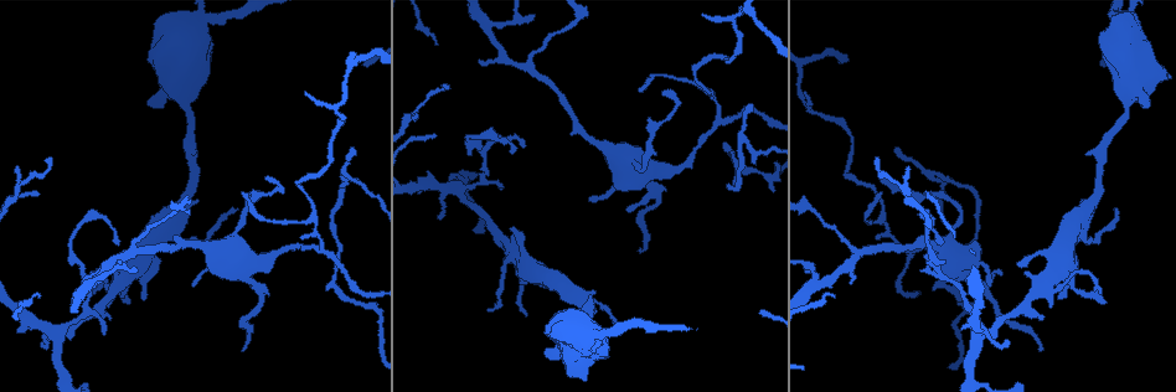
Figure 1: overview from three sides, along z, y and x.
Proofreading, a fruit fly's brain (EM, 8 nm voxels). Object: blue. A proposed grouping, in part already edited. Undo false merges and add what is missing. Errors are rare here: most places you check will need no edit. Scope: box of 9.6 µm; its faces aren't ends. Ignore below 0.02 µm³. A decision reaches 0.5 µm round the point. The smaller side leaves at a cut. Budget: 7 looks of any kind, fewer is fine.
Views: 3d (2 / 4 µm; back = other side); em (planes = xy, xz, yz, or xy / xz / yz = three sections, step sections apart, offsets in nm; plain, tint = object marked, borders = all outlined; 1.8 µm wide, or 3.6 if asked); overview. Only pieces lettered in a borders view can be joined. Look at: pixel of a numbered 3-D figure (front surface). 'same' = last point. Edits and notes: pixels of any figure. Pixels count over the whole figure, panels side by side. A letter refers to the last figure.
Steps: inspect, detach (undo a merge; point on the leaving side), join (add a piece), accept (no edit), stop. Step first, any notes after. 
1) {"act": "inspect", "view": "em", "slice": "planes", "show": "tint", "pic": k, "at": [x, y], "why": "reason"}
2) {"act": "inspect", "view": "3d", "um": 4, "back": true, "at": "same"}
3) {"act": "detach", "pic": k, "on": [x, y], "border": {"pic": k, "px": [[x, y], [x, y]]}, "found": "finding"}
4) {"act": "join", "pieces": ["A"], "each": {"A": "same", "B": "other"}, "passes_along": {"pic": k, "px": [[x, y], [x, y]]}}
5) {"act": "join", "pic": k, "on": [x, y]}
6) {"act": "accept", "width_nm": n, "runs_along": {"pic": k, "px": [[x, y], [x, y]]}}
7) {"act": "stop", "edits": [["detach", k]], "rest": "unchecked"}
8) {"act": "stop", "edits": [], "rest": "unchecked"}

{"act": "inspect", "view": "3d", "um": 2, "pic": 1, "at": [1044, 347], "why": "free end"}

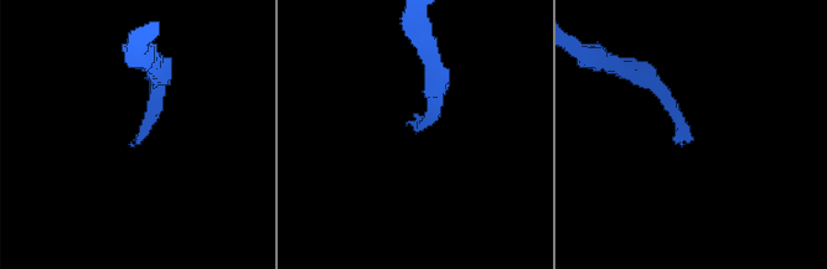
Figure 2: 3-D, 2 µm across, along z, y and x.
{"act": "inspect", "view": "em", "slice": "planes", "show": "borders", "pic": 2, "at": [135, 138]}

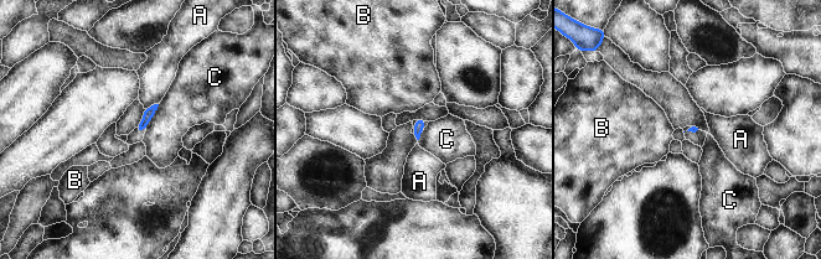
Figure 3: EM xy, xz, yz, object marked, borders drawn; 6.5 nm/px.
{"act": "accept", "each": {"A": "other", "B": "other", "C": "other"}, "found": "none of them fits"}

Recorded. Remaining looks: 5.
{"act": "inspect", "view": "3d", "um": 4, "pic": 1, "at": [62, 331], "why": "looks like a crossing"}

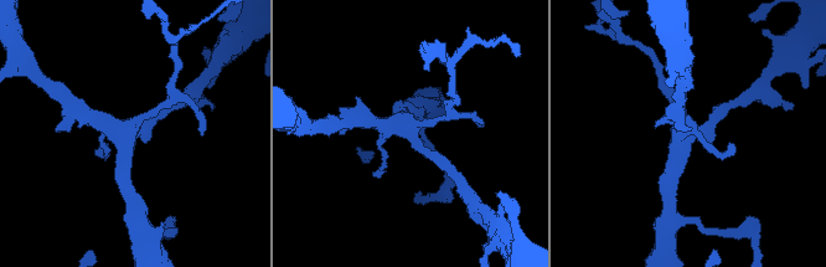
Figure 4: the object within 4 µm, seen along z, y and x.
{"act": "inspect", "view": "em", "slice": "planes", "show": "borders", "pic": 4, "at": [129, 131]}

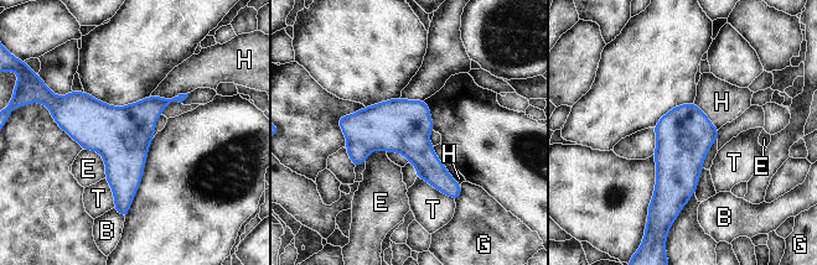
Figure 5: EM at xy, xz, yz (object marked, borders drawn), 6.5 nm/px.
{"act": "accept", "longest_contact_nm": ["T", 280], "each": {"B": "other", "E": "other", "G": "other", "H": "other", "T": "other"}, "border": {"pic": 5, "px": [[189, 92], [170, 98], [150, 98]]}, "found": "continuous, no second neuron"}

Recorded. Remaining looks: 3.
{"act": "inspect", "view": "em", "slice": "planes", "show": "borders", "pic": 1, "at": [488, 35]}

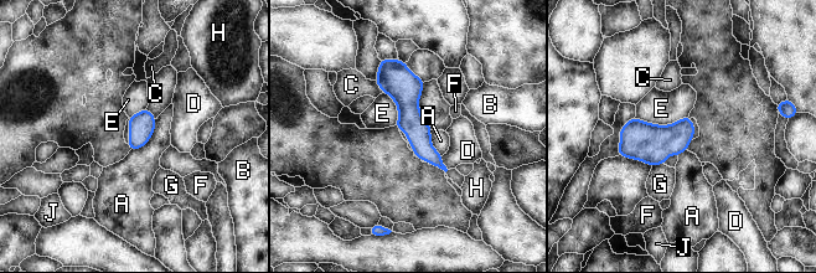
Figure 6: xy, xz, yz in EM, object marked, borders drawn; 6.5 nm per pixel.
{"act": "accept", "each": {"A": "other", "B": "other", "C": "other", "D": "other", "E": "other", "F": "other", "G": "other", "H": "other", "J": "other"}, "runs_along": {"pic": 6, "px": [[390, 62], [438, 163]]}, "found": "all the same neuron"}

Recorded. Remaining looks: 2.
{"act": "stop", "edits": [], "rest": "unchecked"}

